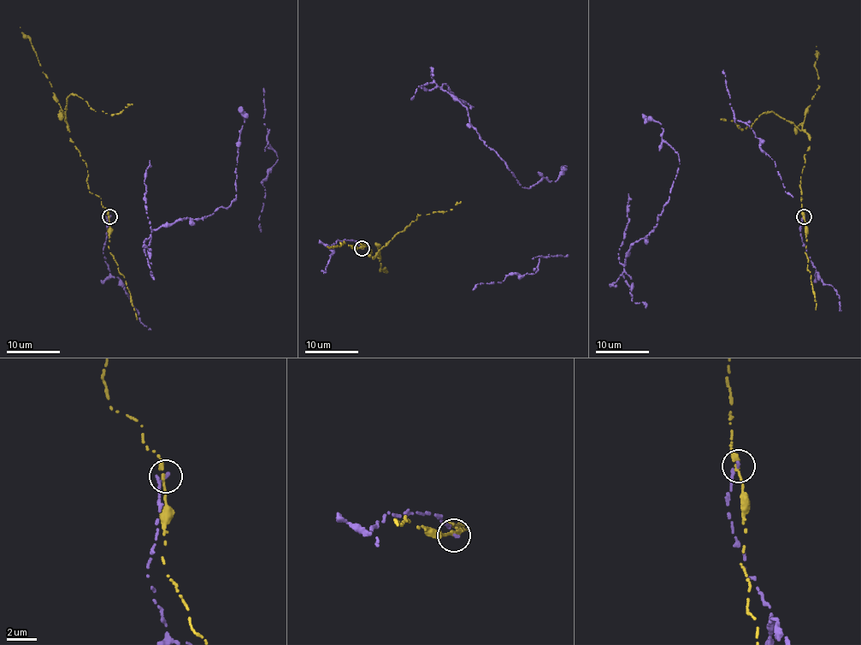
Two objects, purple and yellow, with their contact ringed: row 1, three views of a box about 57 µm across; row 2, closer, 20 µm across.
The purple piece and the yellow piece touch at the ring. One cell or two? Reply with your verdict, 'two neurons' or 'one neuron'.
two neurons

